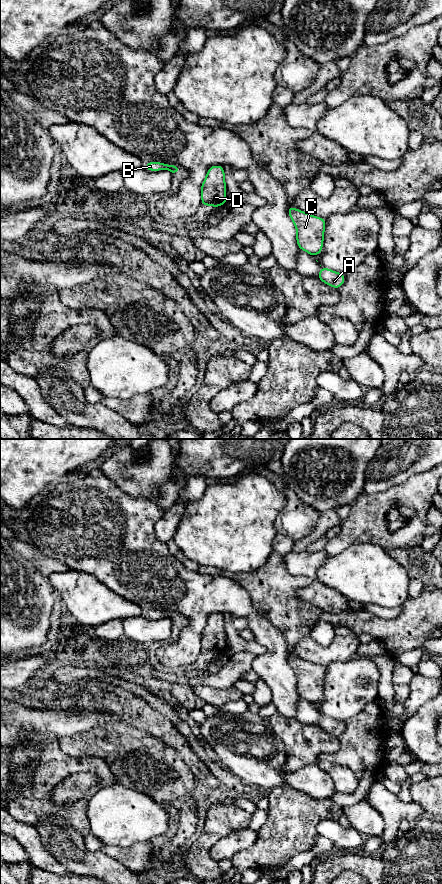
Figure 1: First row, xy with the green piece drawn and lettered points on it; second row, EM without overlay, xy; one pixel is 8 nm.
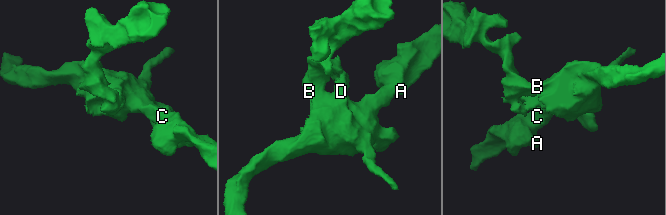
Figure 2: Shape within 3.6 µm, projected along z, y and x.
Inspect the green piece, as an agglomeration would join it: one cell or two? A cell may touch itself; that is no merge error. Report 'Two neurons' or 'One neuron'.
One neuron

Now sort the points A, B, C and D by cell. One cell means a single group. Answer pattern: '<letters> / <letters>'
A B C D

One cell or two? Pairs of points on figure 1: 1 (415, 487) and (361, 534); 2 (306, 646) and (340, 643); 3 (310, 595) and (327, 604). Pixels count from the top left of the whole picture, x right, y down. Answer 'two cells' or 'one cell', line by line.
1: one cell
2: one cell
3: one cell

